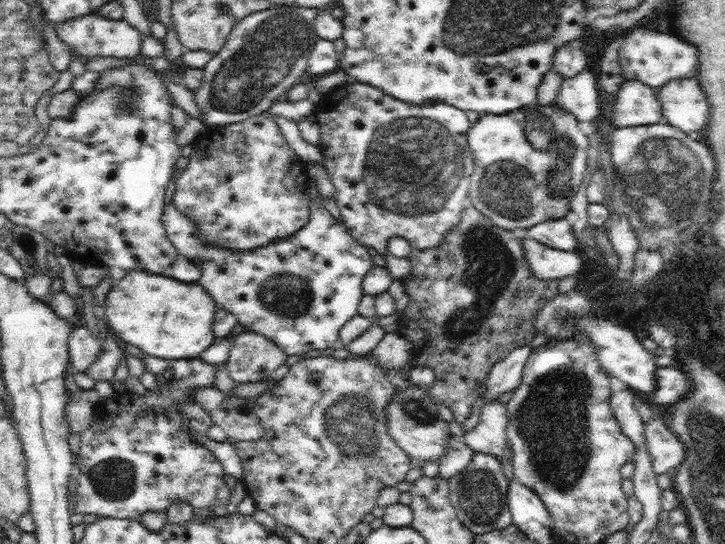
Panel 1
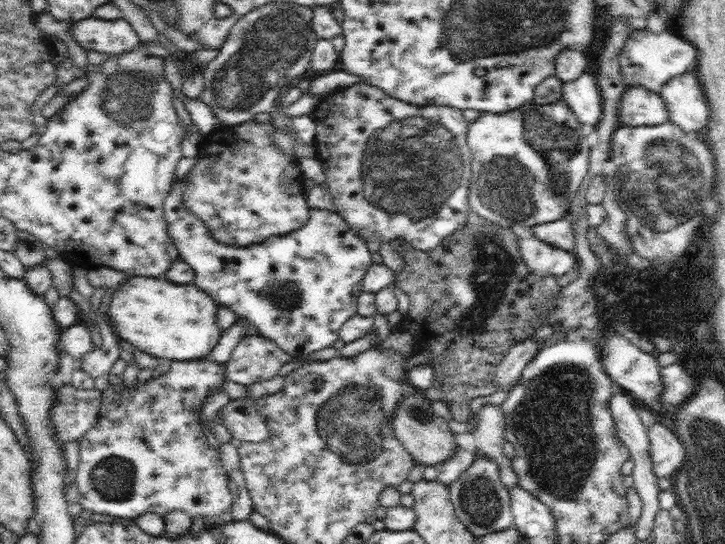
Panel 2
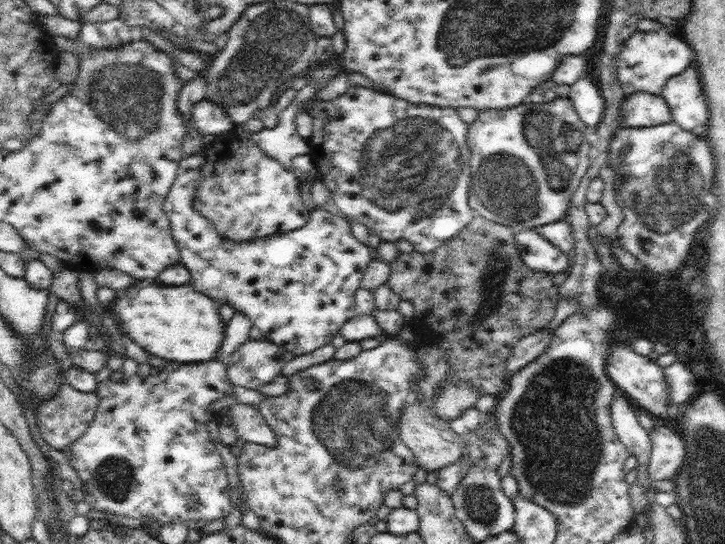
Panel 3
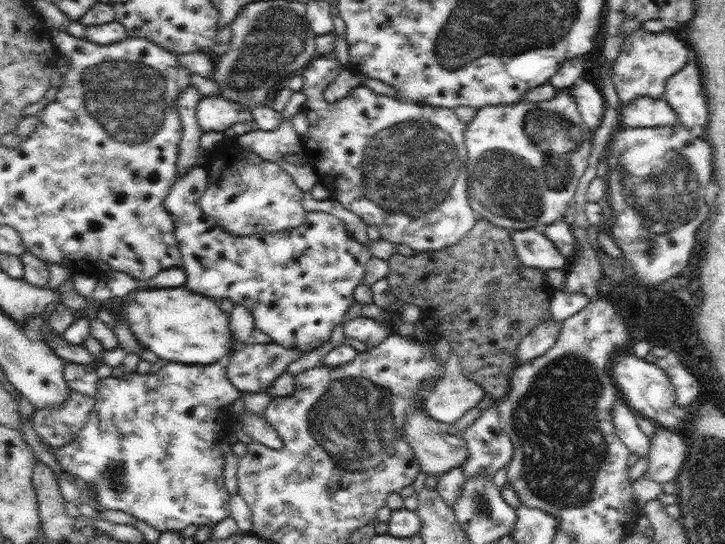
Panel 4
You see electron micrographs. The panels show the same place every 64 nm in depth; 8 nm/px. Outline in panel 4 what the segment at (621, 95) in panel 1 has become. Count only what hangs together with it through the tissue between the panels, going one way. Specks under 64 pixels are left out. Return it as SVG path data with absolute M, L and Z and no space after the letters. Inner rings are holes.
M639 96L637 100L619 108L619 120L627 128L653 128L679 124L677 114L671 110L665 98Z

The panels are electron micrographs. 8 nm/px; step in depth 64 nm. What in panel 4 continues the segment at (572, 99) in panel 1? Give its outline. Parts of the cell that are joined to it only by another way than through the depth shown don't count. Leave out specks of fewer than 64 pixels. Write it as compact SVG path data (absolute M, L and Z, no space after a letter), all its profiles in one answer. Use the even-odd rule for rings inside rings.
M585 80L577 88L573 88L571 94L575 98L581 120L585 122L587 128L595 130L601 124L601 118L603 118L605 106L607 106L603 100L603 94L599 94L599 90L591 82L585 82Z

